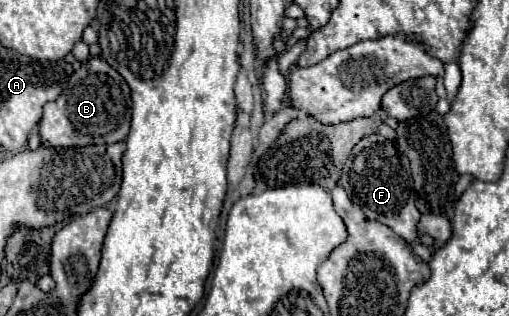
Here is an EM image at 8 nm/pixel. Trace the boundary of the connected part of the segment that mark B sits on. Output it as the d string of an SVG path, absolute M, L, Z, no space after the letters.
M90 57L82 63L80 71L72 73L72 77L68 79L68 87L60 93L60 97L54 103L44 105L44 115L38 133L42 145L50 145L52 149L116 143L116 141L124 141L130 131L130 113L132 113L132 99L124 77L116 69L112 69L102 57Z

